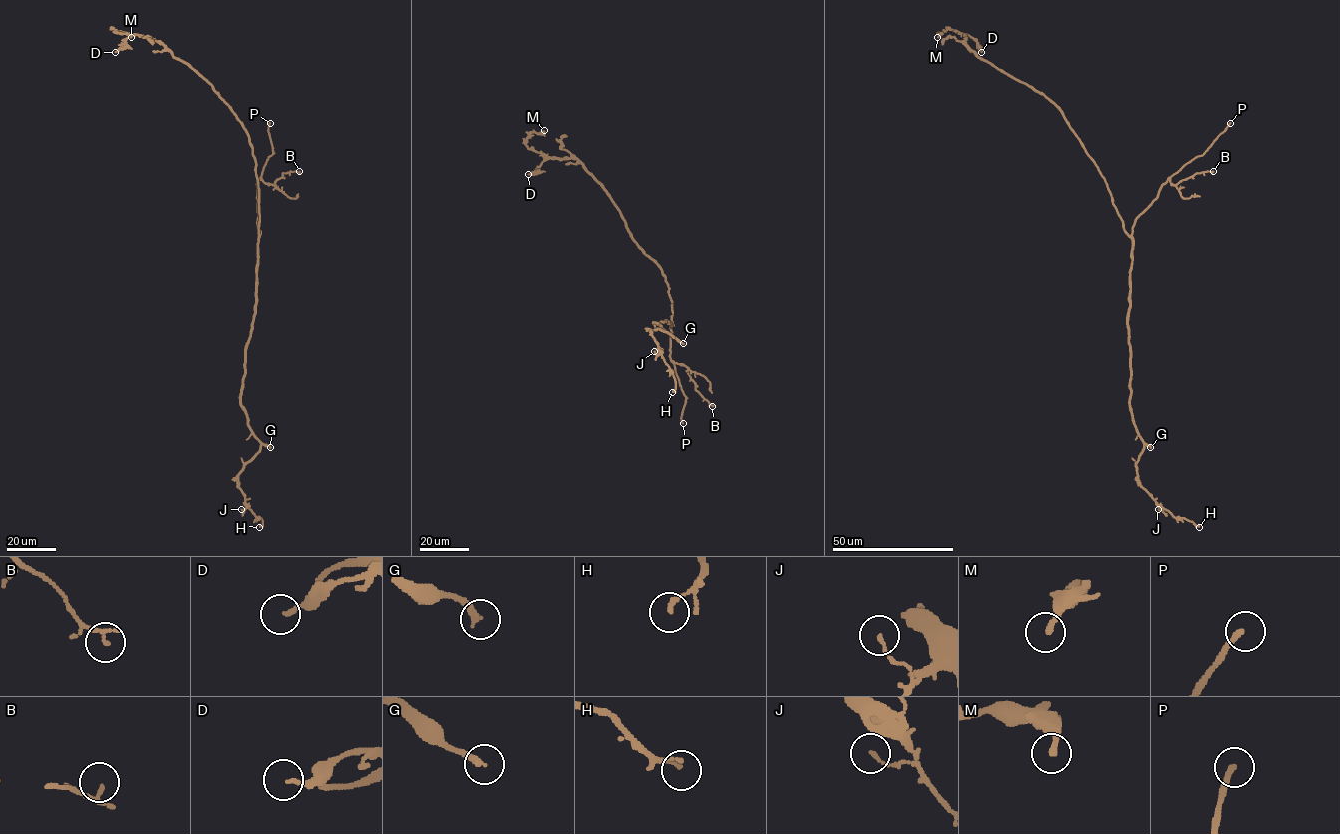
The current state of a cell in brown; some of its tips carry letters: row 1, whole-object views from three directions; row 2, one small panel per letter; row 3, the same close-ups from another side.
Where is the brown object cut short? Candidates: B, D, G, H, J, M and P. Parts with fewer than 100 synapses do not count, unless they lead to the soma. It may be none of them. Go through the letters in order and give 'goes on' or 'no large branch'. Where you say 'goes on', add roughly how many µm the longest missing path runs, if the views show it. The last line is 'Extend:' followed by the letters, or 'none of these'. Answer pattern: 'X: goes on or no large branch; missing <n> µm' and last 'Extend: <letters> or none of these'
B: no large branch
D: no large branch
G: no large branch
H: no large branch
J: no large branch
M: no large branch
P: goes on; missing 8 µm
Extend: P

